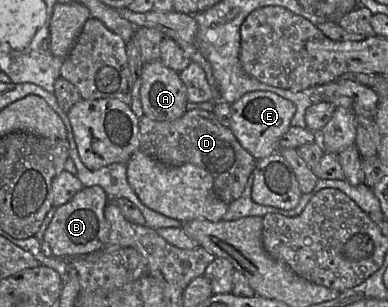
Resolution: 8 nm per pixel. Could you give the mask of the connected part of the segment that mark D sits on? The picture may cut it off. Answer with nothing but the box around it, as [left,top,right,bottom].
[139,109,258,205]

